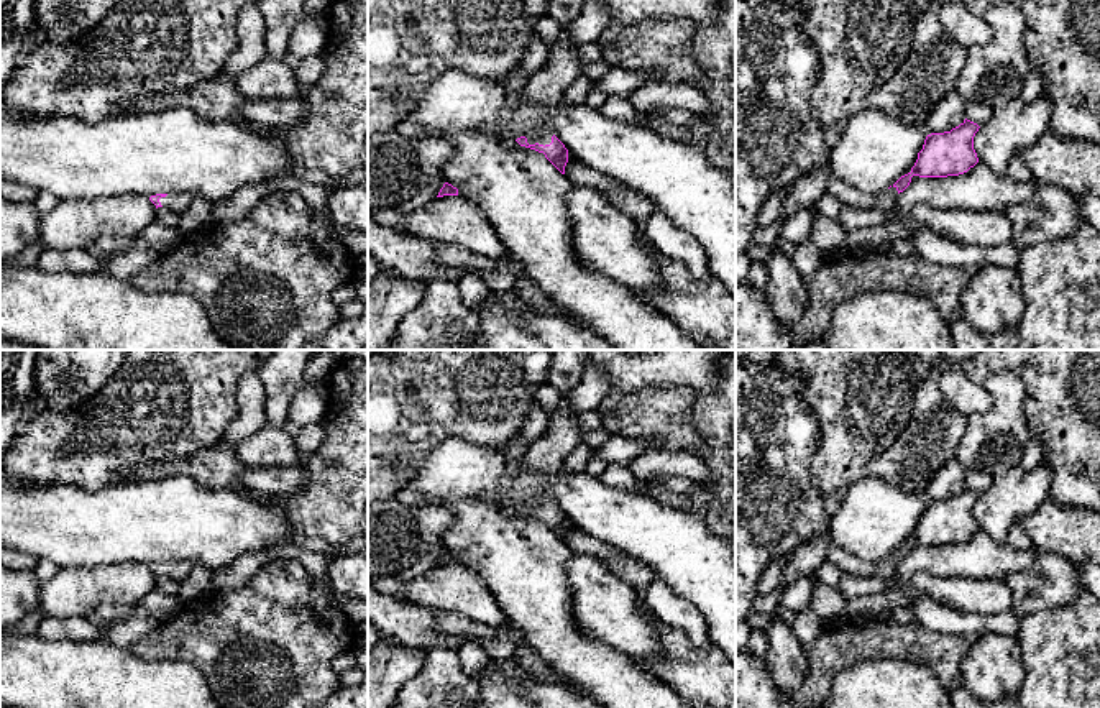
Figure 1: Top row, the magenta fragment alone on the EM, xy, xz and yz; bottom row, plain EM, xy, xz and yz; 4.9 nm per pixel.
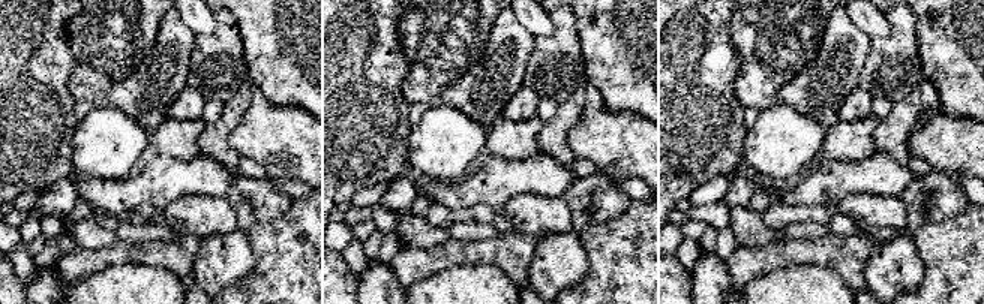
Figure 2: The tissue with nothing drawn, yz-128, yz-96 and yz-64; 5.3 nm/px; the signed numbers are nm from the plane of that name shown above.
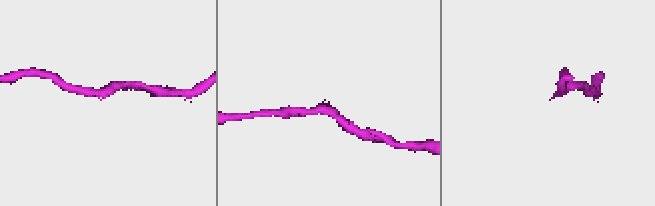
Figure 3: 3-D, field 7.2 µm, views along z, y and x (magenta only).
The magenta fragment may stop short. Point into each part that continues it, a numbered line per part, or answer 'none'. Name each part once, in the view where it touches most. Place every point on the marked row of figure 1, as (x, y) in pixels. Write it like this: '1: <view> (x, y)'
1: xz (544, 137)

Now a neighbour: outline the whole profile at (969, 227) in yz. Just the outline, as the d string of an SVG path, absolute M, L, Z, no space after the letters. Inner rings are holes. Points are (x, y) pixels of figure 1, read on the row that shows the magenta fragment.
M916 205L911 222L962 245L998 246L1011 240L1005 212Z

